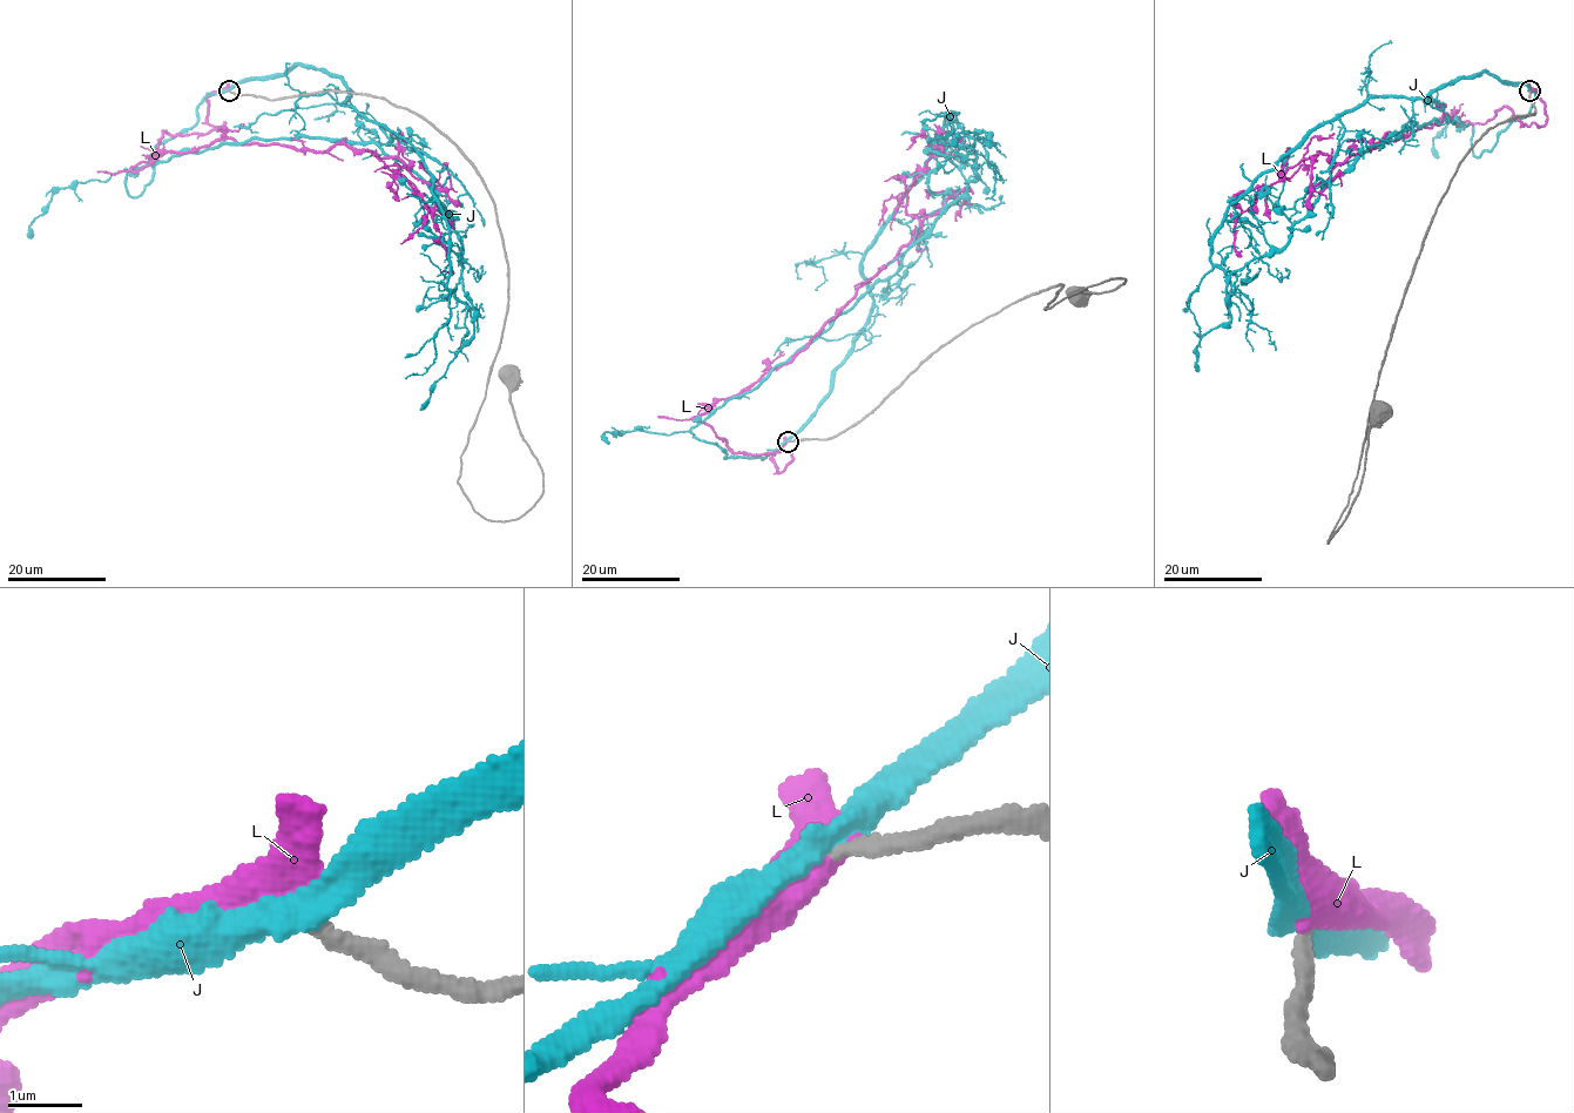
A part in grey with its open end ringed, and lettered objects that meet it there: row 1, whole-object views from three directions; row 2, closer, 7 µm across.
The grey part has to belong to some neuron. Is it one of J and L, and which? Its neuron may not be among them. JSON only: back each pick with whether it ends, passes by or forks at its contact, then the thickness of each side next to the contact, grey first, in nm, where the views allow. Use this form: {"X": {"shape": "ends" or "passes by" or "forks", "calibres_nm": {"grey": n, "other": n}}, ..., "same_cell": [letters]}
{"L": {"shape": "passes by", "calibres_nm": {"grey": 220, "other": 400}}, "same_cell": ["L"]}

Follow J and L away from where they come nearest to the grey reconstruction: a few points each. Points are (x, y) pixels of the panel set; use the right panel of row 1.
J: (1531, 90), (1485, 72), (1418, 96), (1289, 241), (1231, 274), (1230, 319), (1196, 371)
L: (1531, 90), (1539, 127), (1506, 107), (1458, 126), (1445, 114), (1342, 162), (1302, 160), (1236, 220), (1241, 251)

